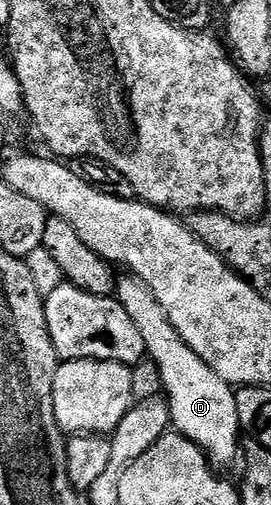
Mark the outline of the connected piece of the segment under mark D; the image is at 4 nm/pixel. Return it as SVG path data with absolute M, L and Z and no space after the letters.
M135 277L119 280L118 298L121 304L138 325L147 354L155 360L162 373L163 392L166 394L168 408L172 413L171 426L181 435L193 439L207 454L209 460L232 459L241 454L240 435L242 428L238 417L236 392L233 384L222 381L186 341L170 325L162 305L154 297L154 293L143 281Z

